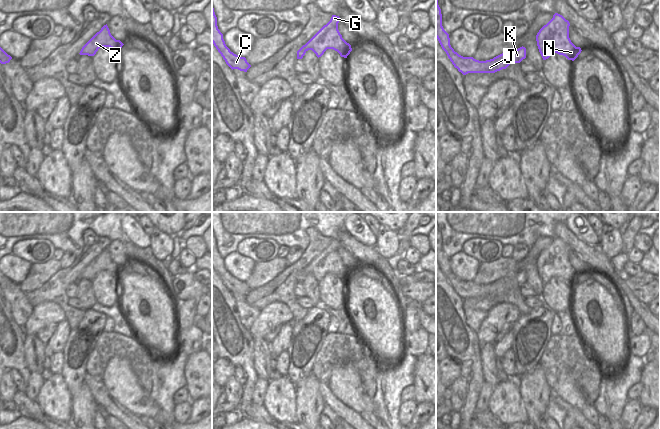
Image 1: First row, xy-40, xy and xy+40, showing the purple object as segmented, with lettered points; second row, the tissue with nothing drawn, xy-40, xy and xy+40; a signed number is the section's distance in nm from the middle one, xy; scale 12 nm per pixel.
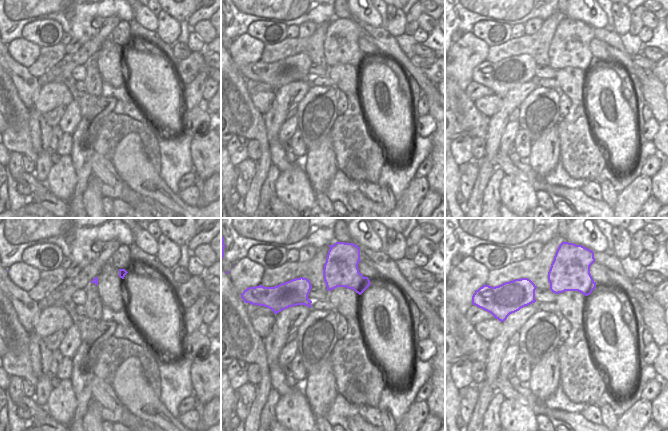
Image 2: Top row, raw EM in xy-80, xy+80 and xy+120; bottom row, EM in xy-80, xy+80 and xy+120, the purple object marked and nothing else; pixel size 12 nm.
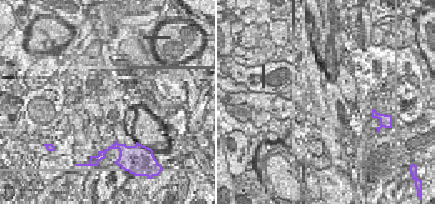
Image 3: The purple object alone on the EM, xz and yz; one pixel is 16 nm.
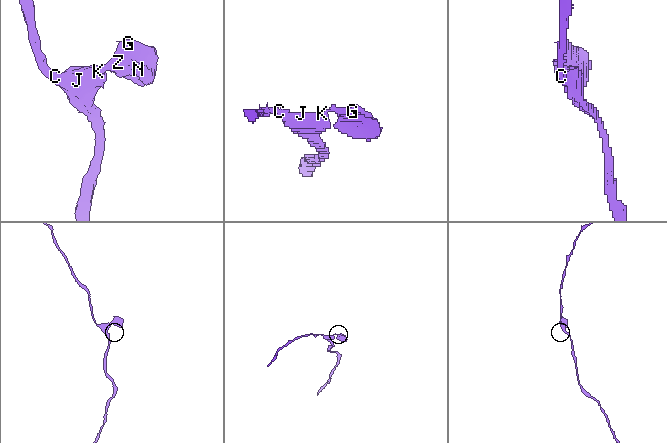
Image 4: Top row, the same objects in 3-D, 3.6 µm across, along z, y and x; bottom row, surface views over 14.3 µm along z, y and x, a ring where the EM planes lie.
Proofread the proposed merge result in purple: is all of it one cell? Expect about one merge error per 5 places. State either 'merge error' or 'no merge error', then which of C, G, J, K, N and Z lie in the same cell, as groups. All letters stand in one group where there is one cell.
no merge error; C G J K N Z

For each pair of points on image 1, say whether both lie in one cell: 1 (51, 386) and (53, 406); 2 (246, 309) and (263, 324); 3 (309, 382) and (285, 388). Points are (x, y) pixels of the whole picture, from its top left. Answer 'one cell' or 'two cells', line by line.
1: one cell
2: two cells
3: two cells

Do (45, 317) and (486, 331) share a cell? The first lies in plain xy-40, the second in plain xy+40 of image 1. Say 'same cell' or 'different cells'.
same cell

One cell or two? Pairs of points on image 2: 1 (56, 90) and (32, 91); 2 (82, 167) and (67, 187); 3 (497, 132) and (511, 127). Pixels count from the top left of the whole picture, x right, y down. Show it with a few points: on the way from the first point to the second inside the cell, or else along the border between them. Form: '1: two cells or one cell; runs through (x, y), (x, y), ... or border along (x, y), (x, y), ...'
1: two cells; border along (41, 86), (39, 95), (32, 107)
2: two cells; border along (71, 155), (75, 172), (75, 190), (70, 198)
3: two cells; border along (509, 121), (504, 128), (498, 150)

